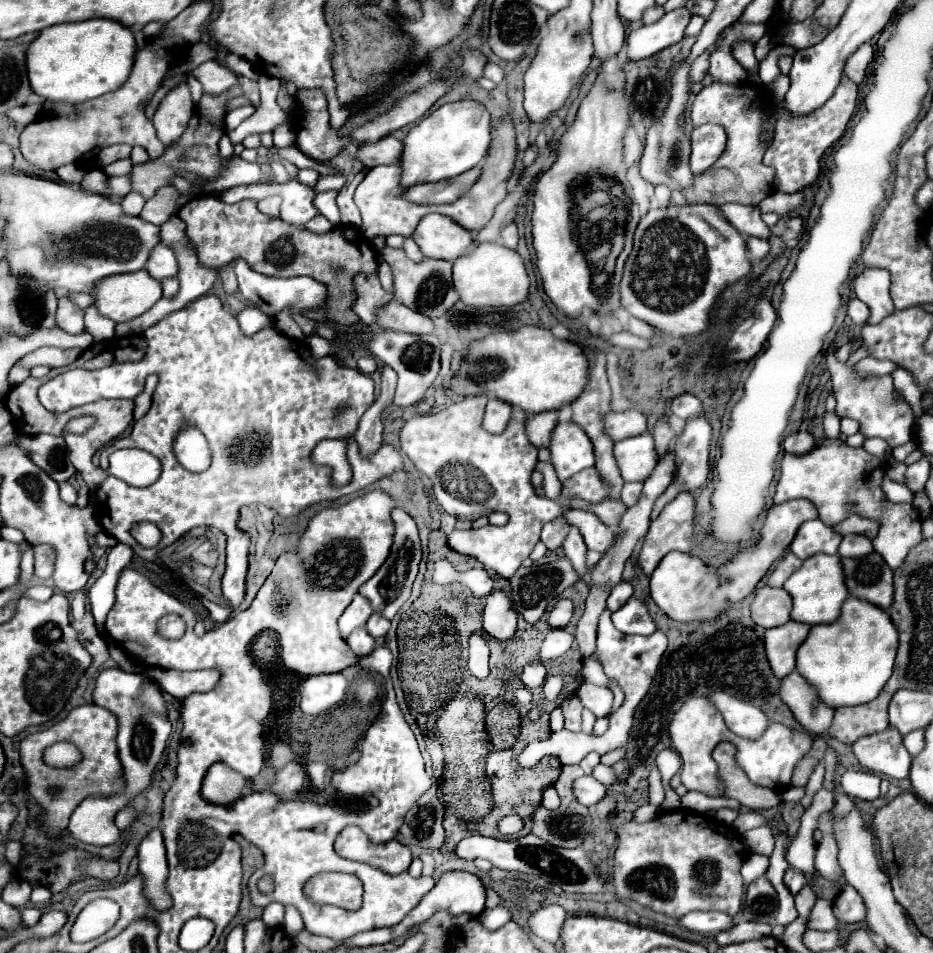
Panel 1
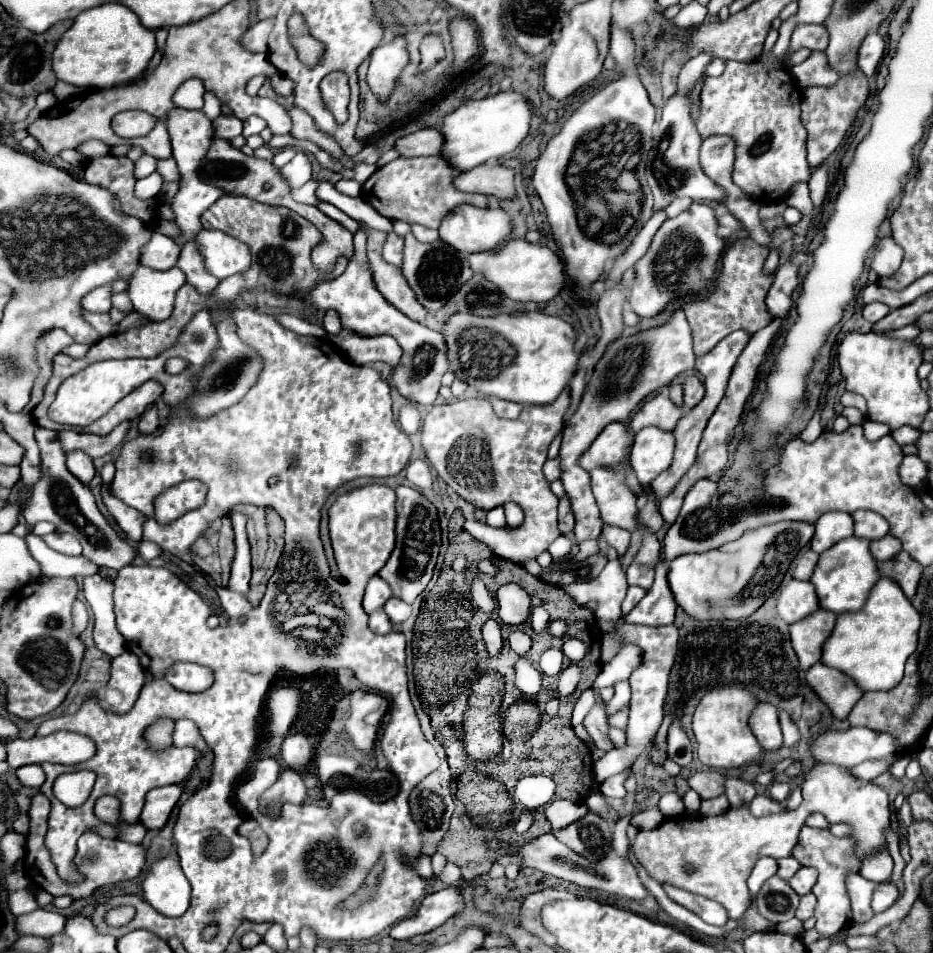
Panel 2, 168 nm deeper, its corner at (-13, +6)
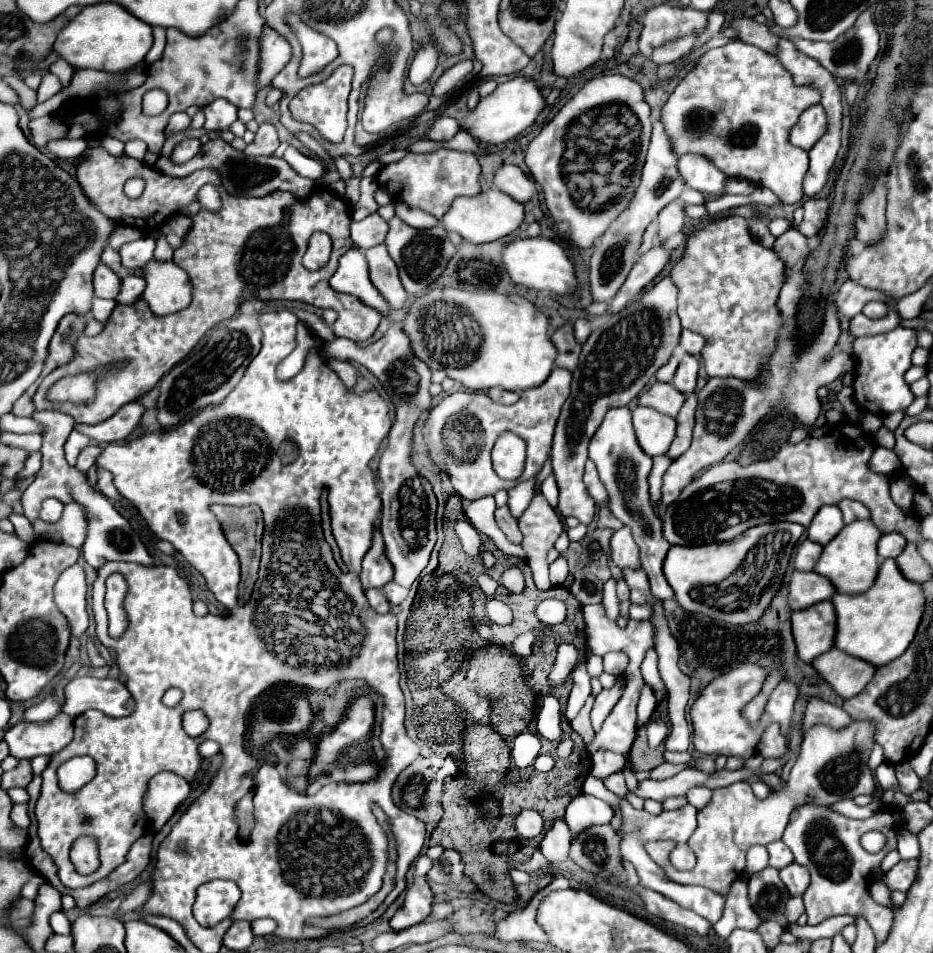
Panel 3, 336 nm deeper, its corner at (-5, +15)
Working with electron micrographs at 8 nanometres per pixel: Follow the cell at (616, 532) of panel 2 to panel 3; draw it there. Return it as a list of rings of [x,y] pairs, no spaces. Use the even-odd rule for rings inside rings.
[[[621,527],[611,537],[611,559],[619,569],[637,569],[641,567],[639,561],[639,547],[629,533],[629,527]]]

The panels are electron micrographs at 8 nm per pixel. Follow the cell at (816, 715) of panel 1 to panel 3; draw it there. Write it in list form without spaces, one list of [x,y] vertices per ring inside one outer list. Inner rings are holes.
[[[831,649],[813,661],[815,669],[821,677],[835,689],[837,695],[849,699],[865,689],[865,685],[873,679],[877,667],[869,665],[863,659],[851,657],[839,649]]]

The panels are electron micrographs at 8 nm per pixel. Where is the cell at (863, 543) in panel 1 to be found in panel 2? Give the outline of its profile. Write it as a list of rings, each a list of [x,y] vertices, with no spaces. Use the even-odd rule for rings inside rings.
[[[887,534],[885,538],[881,538],[881,540],[871,540],[871,554],[873,554],[873,558],[875,560],[889,560],[889,558],[893,558],[899,550],[901,550],[901,542],[895,538],[895,536],[891,536],[891,534]]]

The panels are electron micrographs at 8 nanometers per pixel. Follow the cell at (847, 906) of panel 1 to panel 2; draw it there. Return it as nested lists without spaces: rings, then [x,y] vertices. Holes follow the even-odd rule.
[[[879,884],[873,892],[873,912],[885,912],[897,900],[897,888],[893,884]]]

